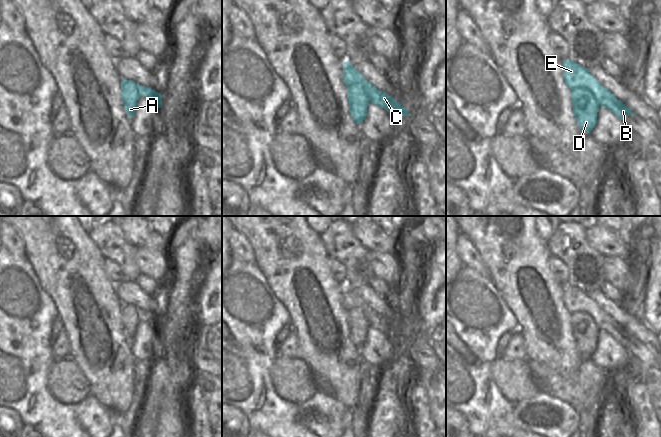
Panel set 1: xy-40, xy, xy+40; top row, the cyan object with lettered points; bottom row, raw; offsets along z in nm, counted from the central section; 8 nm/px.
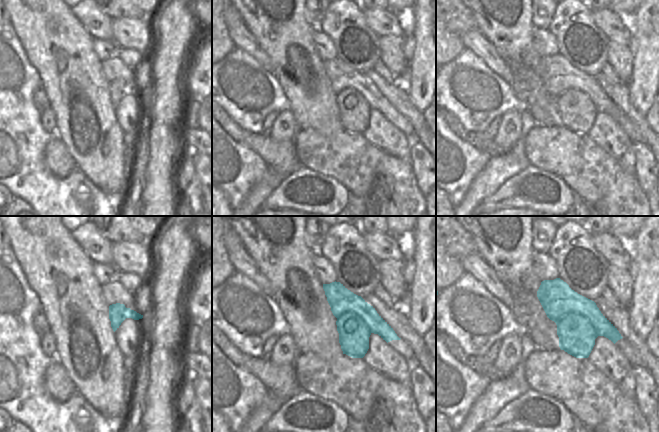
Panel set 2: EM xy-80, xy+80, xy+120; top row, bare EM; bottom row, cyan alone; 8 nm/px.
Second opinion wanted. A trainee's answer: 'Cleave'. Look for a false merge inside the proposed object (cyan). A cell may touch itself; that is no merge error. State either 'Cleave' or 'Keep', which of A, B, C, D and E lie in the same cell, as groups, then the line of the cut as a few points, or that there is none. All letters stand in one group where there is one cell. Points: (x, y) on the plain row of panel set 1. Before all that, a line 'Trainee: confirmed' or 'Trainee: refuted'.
Trainee: confirmed
Cleave. Groups: A D / B C E. Split along xy+40 (571, 313), (587, 312), (601, 329).

